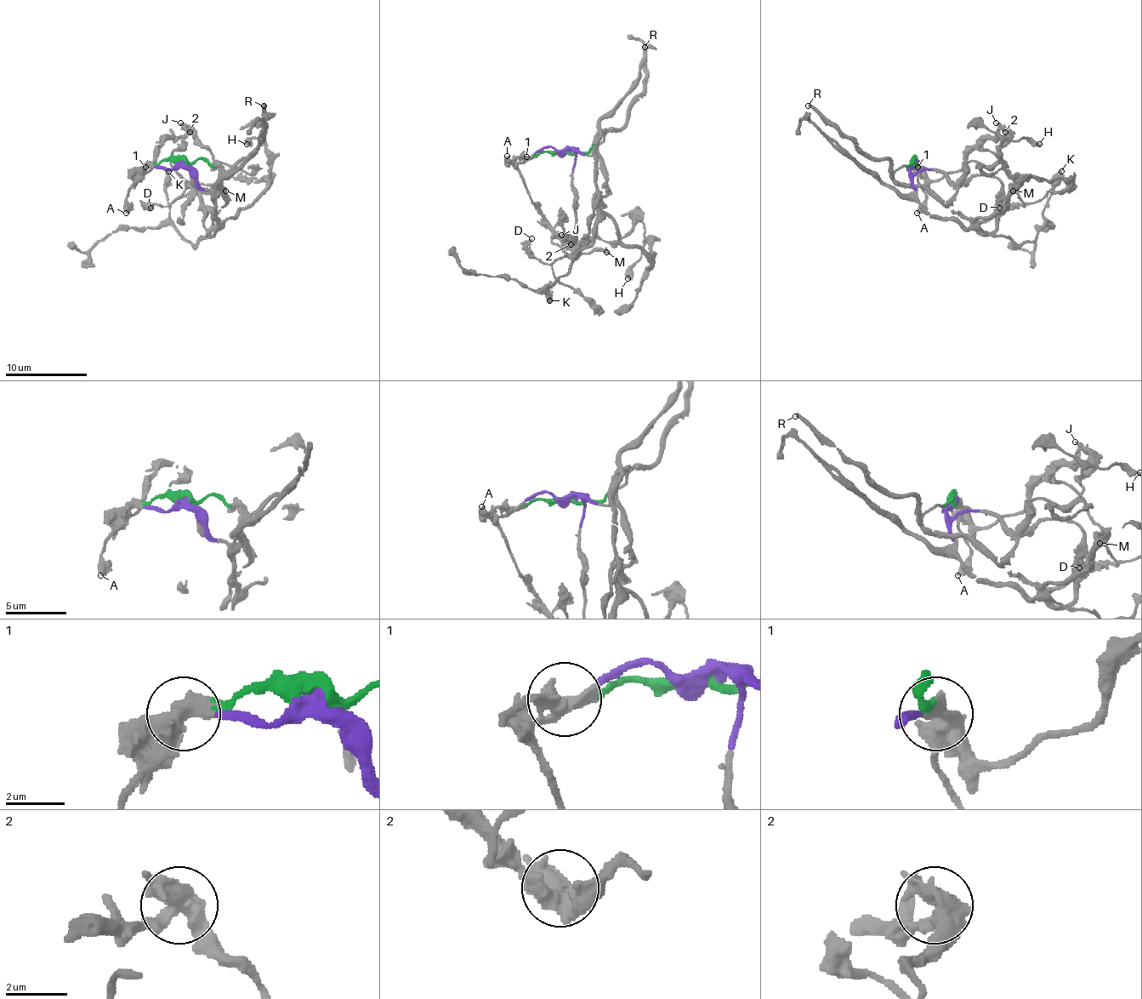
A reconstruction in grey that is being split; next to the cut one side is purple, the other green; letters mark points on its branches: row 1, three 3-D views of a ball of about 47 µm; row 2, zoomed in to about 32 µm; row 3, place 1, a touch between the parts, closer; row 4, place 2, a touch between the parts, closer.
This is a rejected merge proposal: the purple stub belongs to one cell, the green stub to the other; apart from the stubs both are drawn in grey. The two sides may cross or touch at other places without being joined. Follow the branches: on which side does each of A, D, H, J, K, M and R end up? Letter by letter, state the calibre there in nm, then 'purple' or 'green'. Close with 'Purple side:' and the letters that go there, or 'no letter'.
A: calibre 500 nm; green
D: calibre 360 nm; green
H: calibre 480 nm; purple
J: calibre 320 nm; green
K: calibre 500 nm; purple
M: calibre 380 nm; green
R: calibre 320 nm; green
Purple side: H, K

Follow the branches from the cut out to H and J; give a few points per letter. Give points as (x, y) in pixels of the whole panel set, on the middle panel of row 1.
H: (565, 151), (594, 157), (596, 205), (623, 242), (648, 254), (650, 244), (644, 244), (627, 279)
J: (565, 151), (586, 153), (603, 133), (599, 157), (609, 188), (596, 211), (593, 240), (571, 244), (561, 236)

